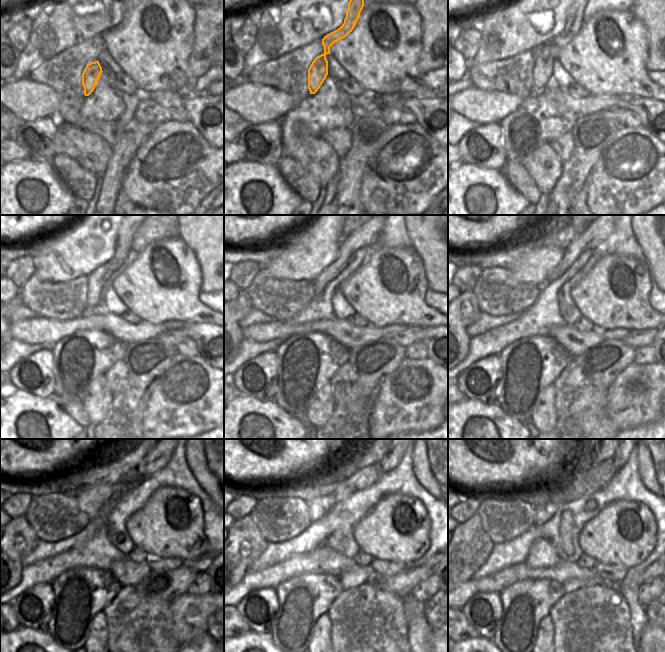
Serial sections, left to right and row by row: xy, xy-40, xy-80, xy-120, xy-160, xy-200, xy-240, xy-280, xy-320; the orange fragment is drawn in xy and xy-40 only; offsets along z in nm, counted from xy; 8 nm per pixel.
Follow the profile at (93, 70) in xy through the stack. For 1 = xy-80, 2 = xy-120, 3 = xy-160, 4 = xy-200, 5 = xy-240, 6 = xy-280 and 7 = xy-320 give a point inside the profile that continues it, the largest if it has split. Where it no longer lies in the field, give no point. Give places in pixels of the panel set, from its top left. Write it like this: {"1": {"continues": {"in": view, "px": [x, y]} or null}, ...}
{"1": {"continues": {"in": "xy-80", "px": [547, 53]}}, "2": {"continues": {"in": "xy-120", "px": [108, 271]}}, "3": {"continues": {"in": "xy-160", "px": [356, 235]}}, "4": {"continues": {"in": "xy-200", "px": [592, 235]}}, "5": {"continues": {"in": "xy-240", "px": [156, 459]}}, "6": {"continues": {"in": "xy-280", "px": [391, 459]}}, "7": {"continues": {"in": "xy-320", "px": [619, 459]}}}

